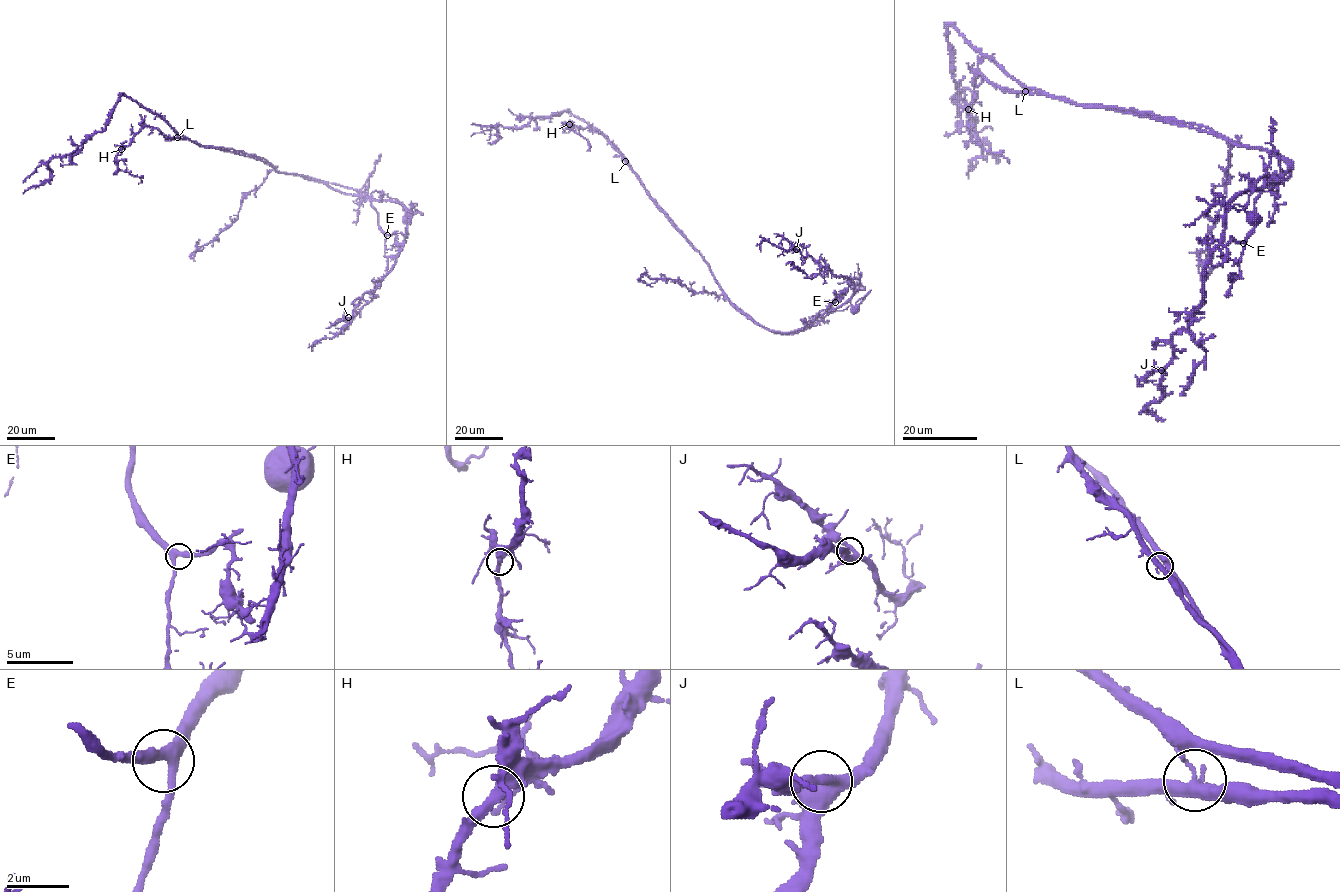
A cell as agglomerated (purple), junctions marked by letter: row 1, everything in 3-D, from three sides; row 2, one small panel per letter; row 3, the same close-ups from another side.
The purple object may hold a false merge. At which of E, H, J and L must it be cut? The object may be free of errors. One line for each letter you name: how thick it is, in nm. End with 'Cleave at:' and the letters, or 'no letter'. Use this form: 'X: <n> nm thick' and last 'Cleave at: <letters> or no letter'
L: 320 nm thick
Cleave at: L

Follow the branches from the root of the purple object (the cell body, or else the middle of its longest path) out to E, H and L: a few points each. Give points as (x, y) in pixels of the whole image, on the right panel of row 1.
E: (1254, 216), (1241, 205), (1232, 206), (1241, 210), (1255, 182), (1267, 174), (1254, 203), (1255, 227), (1243, 243)
H: (1254, 216), (1232, 206), (1261, 177), (1285, 180), (1287, 162), (1208, 128), (981, 74), (968, 109)
L: (1254, 216), (1232, 206), (1248, 204), (1261, 177), (1285, 180), (1285, 160), (1202, 126), (1025, 91)

